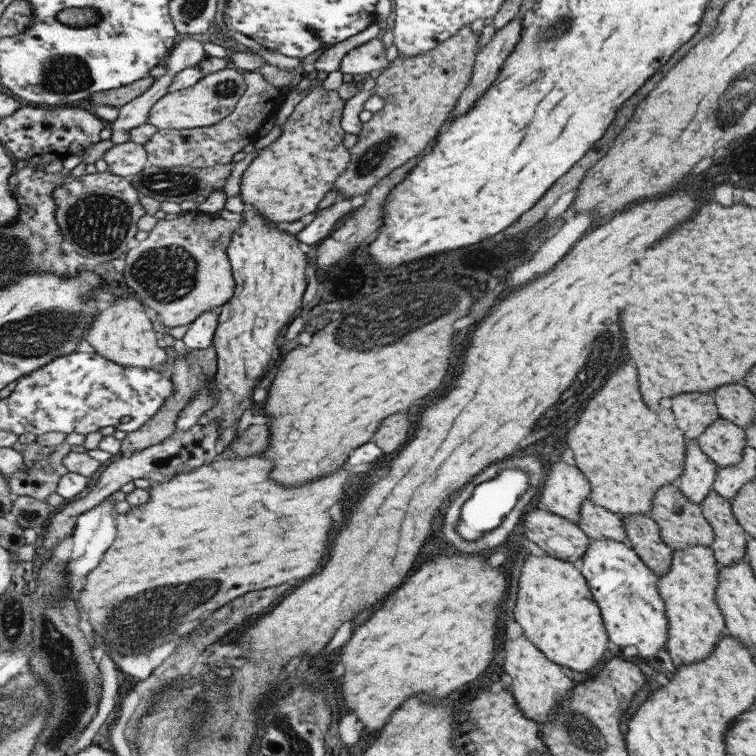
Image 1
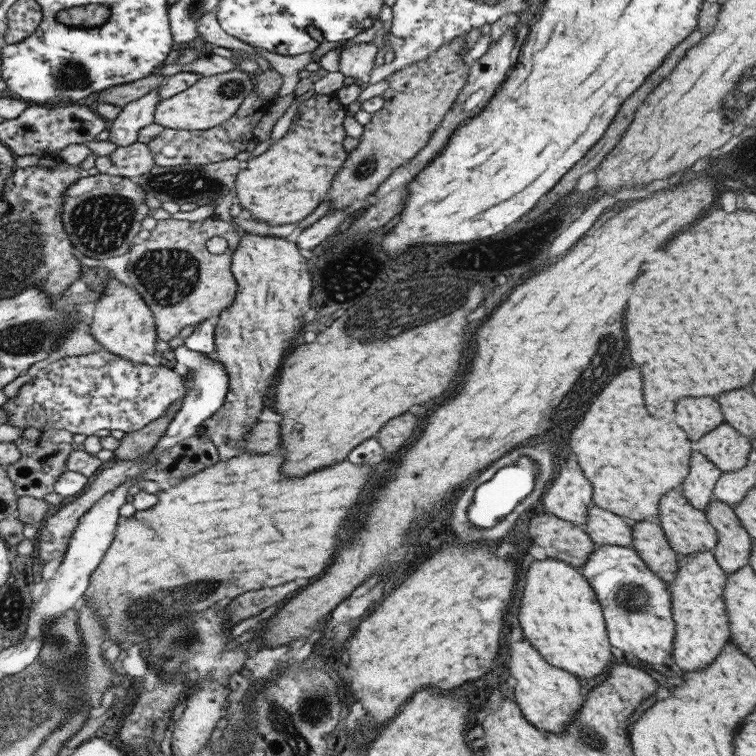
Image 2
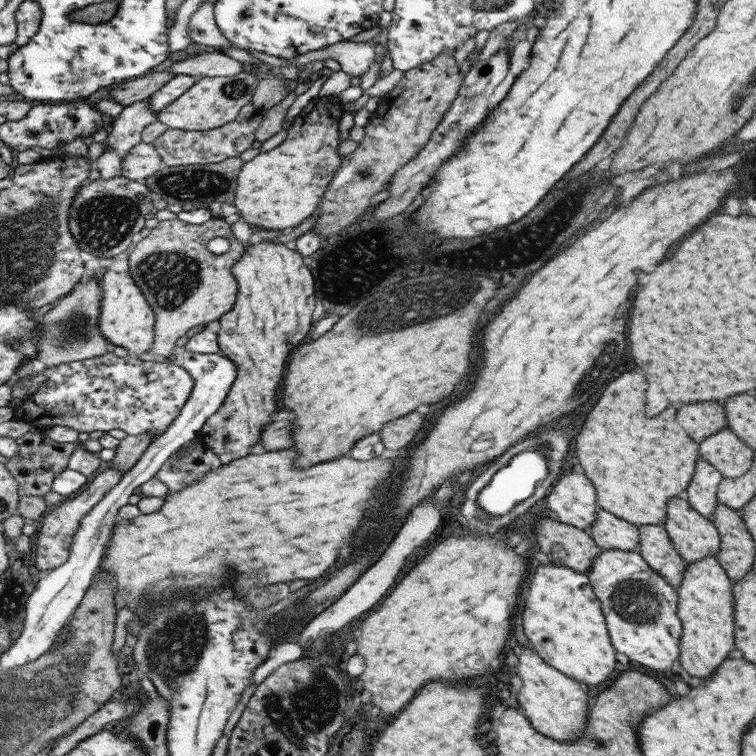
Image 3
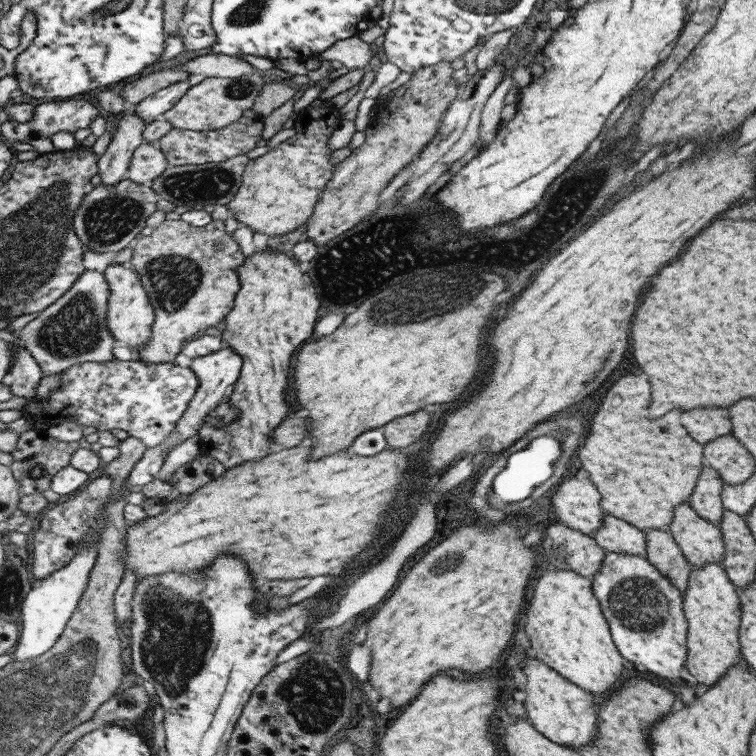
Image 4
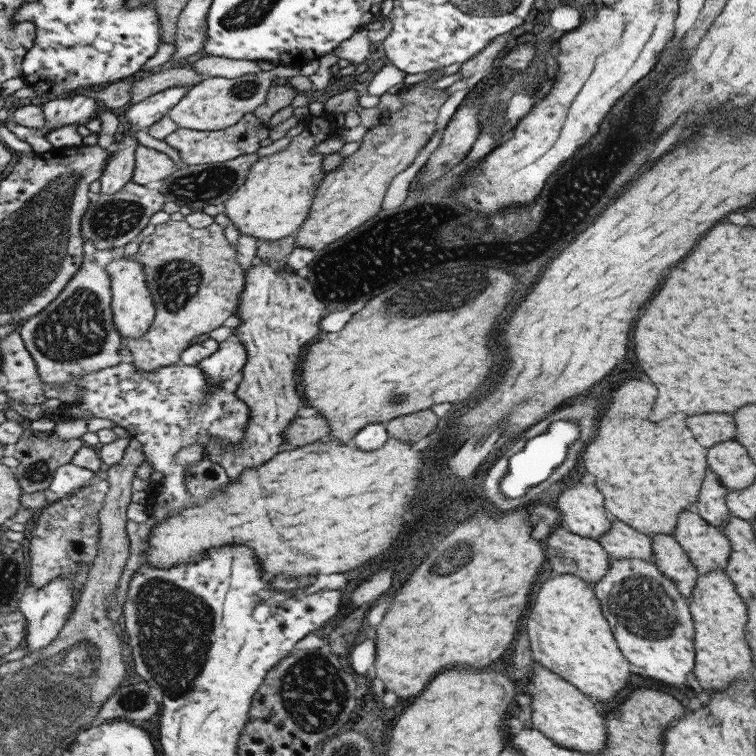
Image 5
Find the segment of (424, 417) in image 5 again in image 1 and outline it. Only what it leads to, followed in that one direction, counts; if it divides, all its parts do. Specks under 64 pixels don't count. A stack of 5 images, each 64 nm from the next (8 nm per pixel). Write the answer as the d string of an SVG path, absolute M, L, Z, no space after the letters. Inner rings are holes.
M401 412L392 414L383 420L383 424L379 424L379 428L373 432L371 441L383 452L393 452L395 448L401 446L401 440L405 442L409 438L409 430L411 430L411 420L407 418L407 414Z

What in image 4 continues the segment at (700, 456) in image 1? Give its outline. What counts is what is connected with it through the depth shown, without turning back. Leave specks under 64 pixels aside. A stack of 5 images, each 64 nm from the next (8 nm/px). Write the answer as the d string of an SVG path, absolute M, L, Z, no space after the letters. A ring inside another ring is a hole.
M703 464L701 472L697 476L695 488L687 500L691 508L703 520L708 520L714 525L718 525L721 520L724 508L721 504L721 486L723 482L719 478L719 474L713 468Z

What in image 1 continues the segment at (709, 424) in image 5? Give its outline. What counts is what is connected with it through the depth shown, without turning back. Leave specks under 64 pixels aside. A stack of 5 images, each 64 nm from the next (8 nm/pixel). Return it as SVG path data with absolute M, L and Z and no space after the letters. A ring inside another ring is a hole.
M697 392L695 394L683 394L683 396L675 398L675 402L671 404L671 410L675 414L676 427L683 431L685 440L696 439L711 422L720 418L715 404L713 404L713 398L709 394L697 394Z

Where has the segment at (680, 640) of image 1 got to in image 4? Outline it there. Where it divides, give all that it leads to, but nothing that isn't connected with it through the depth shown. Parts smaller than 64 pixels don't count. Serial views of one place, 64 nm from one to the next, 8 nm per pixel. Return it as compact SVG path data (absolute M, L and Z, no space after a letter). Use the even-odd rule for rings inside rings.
M705 564L705 566L693 567L689 572L687 588L681 593L683 597L683 615L687 619L687 664L685 668L689 674L703 686L713 686L723 674L744 661L739 647L739 607L738 590L727 578L724 569L718 564Z

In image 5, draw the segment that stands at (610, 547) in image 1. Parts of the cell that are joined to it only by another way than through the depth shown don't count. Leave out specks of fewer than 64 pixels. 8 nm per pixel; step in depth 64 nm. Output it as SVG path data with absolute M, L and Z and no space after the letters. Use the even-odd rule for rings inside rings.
M637 558L629 560L609 559L609 570L601 580L592 585L593 594L600 604L601 612L613 633L617 648L625 660L643 677L667 686L685 686L687 676L693 670L693 619L689 613L688 600L684 599L676 586L658 571L653 563Z

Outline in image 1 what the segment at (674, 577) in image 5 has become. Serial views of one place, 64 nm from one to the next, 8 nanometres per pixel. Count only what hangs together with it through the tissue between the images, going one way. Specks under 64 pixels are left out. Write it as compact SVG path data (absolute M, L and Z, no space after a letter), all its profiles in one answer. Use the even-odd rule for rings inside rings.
M643 514L621 516L625 527L625 538L643 564L658 576L669 572L672 548L669 548L659 535L659 526Z

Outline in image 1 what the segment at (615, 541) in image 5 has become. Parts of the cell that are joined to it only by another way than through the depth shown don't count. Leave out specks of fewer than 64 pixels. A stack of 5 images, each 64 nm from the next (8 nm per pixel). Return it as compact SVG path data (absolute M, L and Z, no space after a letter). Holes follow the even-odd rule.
M583 500L576 525L592 540L617 540L627 543L621 517L606 508L594 506Z

